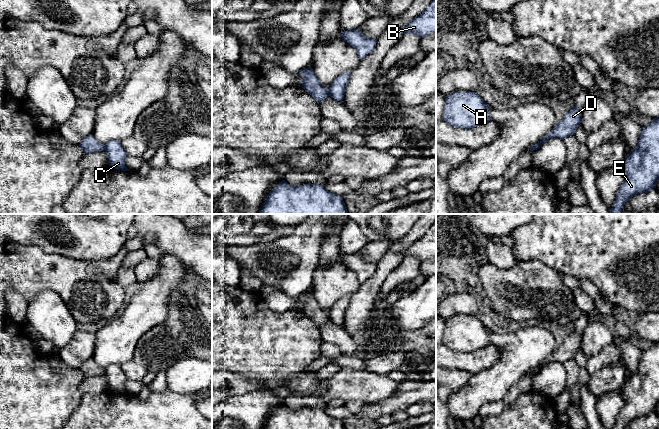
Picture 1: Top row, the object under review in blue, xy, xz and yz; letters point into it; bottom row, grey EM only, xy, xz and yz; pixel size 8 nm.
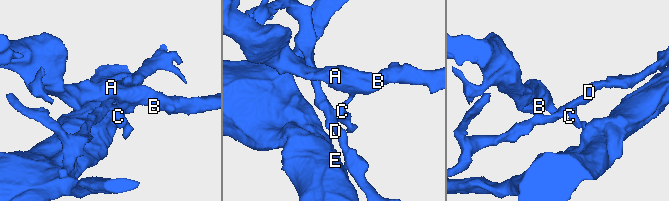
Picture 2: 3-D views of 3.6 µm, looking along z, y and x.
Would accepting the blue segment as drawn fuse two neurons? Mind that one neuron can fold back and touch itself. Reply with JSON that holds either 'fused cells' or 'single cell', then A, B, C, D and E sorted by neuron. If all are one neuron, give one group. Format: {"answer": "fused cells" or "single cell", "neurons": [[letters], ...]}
{"answer": "fused cells", "neurons": [["A", "B", "C", "E"], ["D"]]}

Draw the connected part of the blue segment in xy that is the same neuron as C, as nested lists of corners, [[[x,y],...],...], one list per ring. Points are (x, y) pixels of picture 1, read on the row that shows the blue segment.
[[[109,141],[105,144],[105,152],[109,159],[109,166],[121,171],[129,171],[125,166],[127,153],[120,141]]]

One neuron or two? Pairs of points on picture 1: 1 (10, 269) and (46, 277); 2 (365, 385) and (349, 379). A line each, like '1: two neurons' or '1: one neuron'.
1: one neuron
2: one neuron

